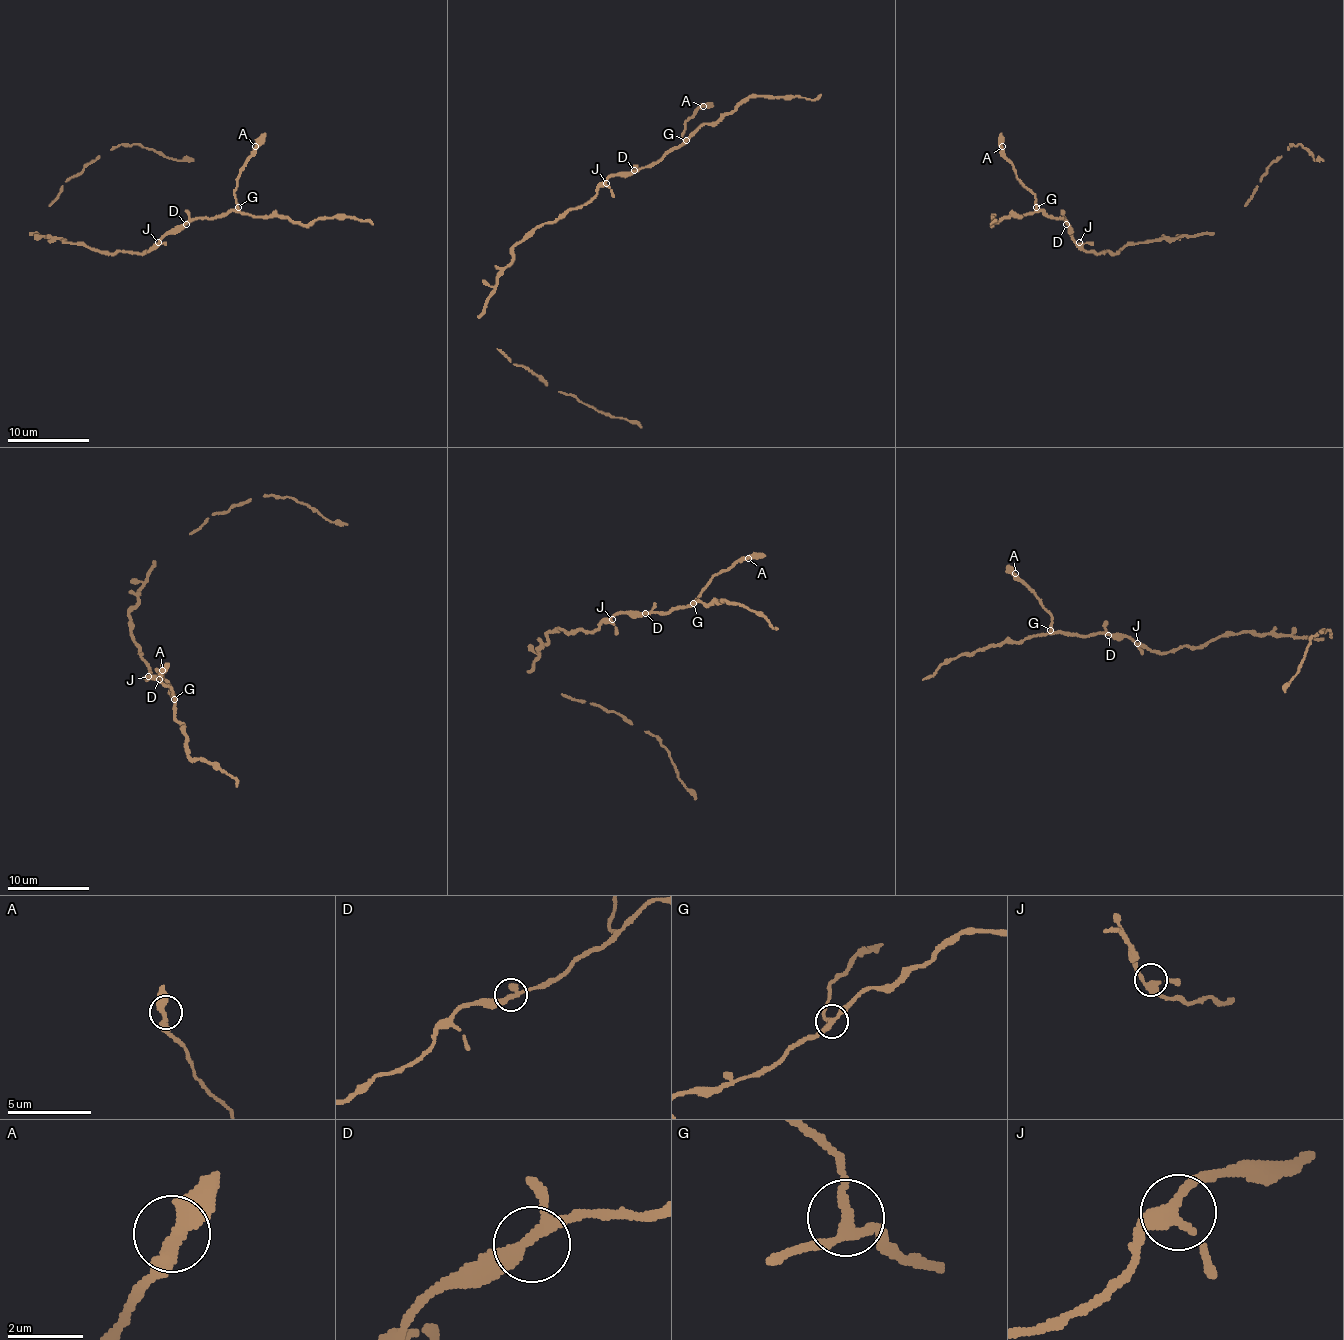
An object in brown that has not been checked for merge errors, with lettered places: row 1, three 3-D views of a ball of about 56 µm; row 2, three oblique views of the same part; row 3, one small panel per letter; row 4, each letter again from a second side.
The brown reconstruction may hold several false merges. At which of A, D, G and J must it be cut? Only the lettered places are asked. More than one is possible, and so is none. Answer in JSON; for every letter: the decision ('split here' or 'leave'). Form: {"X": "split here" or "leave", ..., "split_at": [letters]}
{"A": "leave", "D": "leave", "G": "leave", "J": "leave", "split_at": []}

